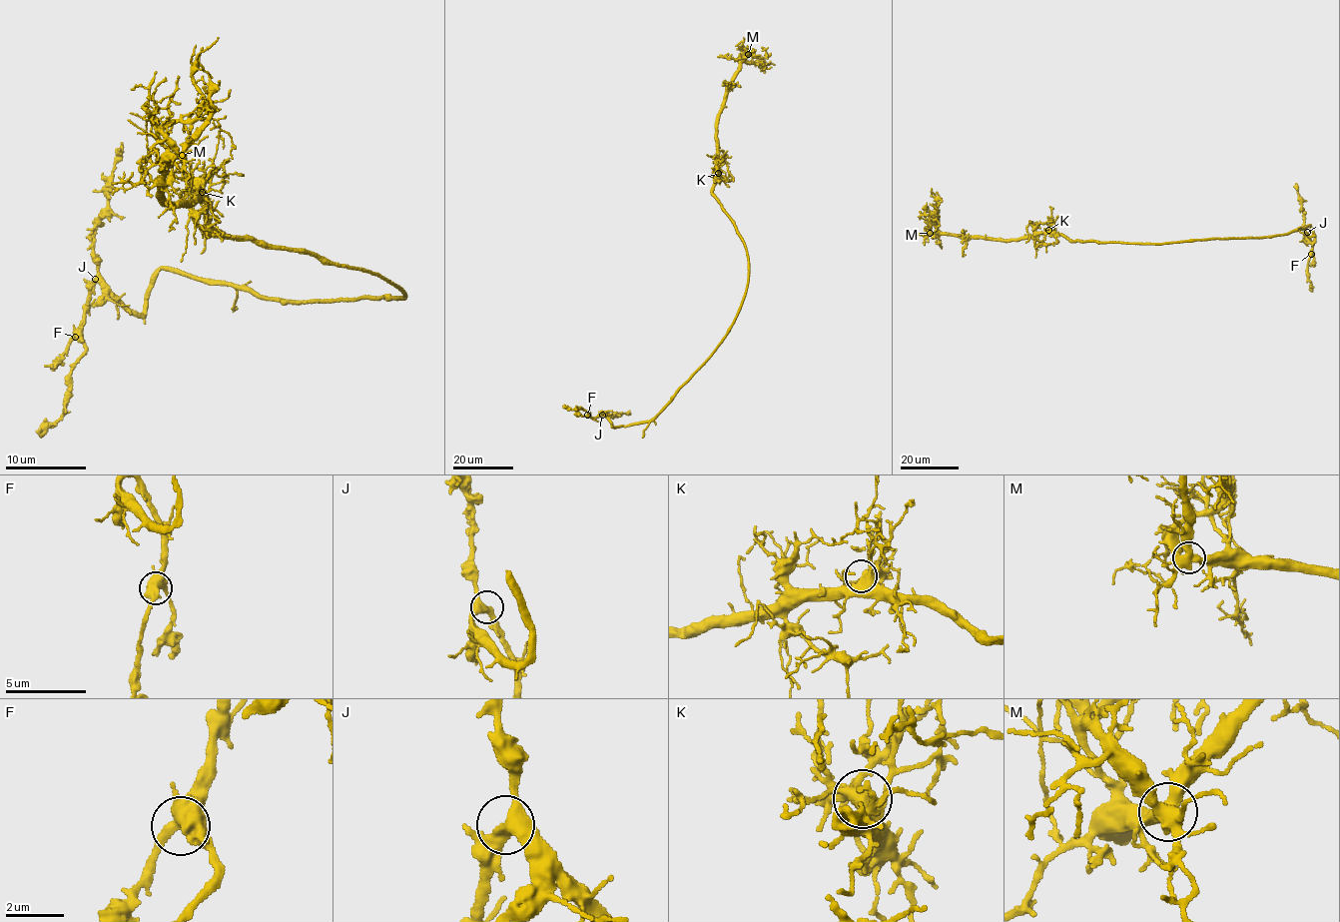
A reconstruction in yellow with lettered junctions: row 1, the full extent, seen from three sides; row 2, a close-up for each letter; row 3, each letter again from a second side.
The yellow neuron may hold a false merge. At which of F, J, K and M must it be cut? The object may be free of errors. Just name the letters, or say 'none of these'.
M

